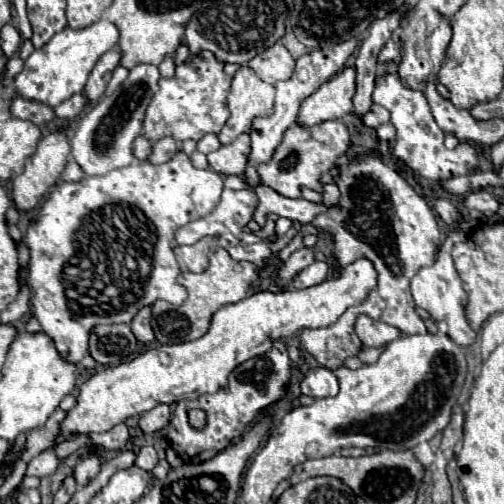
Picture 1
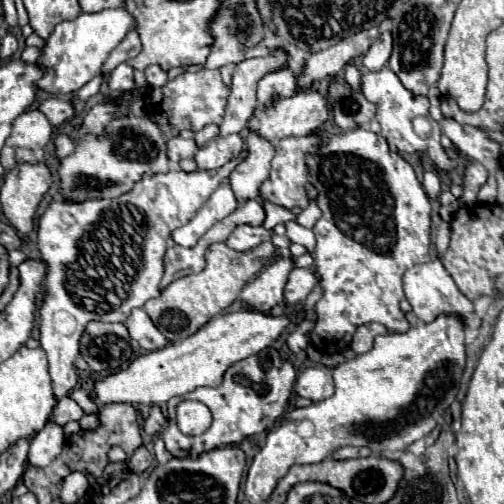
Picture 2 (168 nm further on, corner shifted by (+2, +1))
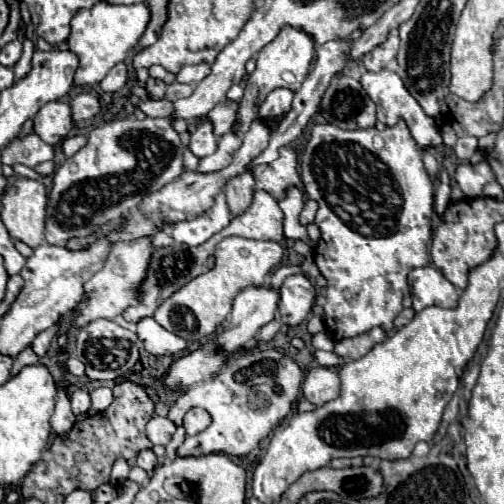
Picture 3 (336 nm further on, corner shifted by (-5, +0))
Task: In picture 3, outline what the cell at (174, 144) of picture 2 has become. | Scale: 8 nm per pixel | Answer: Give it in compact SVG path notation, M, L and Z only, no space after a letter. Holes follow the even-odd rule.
M203 123L201 127L197 127L191 133L191 143L189 149L197 155L197 157L205 157L217 151L217 135L213 133L213 125L211 123Z

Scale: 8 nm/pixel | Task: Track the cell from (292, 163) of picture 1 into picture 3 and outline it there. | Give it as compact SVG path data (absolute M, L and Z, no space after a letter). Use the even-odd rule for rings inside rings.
M281 147L279 157L273 163L251 167L251 173L255 177L255 189L267 191L275 199L281 199L291 185L303 191L303 181L297 171L297 153L289 147Z

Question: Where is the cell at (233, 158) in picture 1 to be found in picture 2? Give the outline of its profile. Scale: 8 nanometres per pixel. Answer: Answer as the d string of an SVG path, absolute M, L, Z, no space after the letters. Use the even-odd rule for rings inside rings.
M230 134L226 138L216 136L214 140L210 140L204 148L200 148L194 156L198 168L202 170L212 170L212 168L220 168L224 164L228 164L230 160L234 160L244 148L244 138L240 134Z

